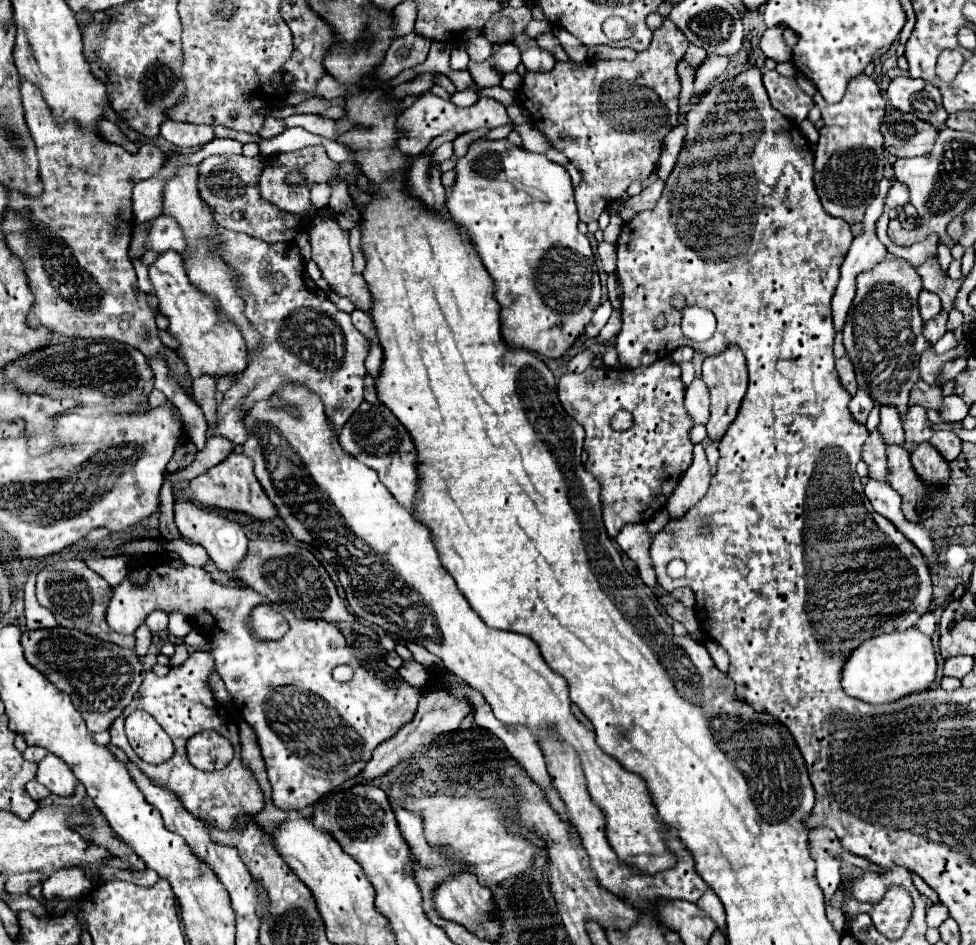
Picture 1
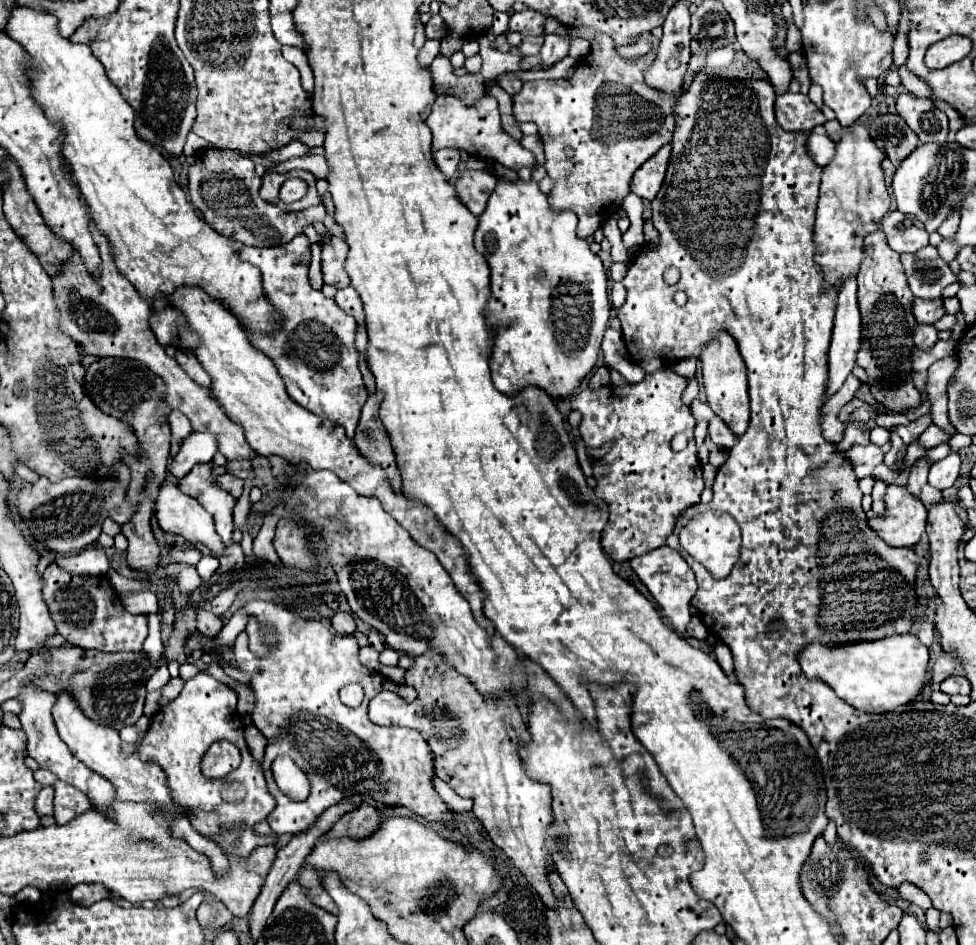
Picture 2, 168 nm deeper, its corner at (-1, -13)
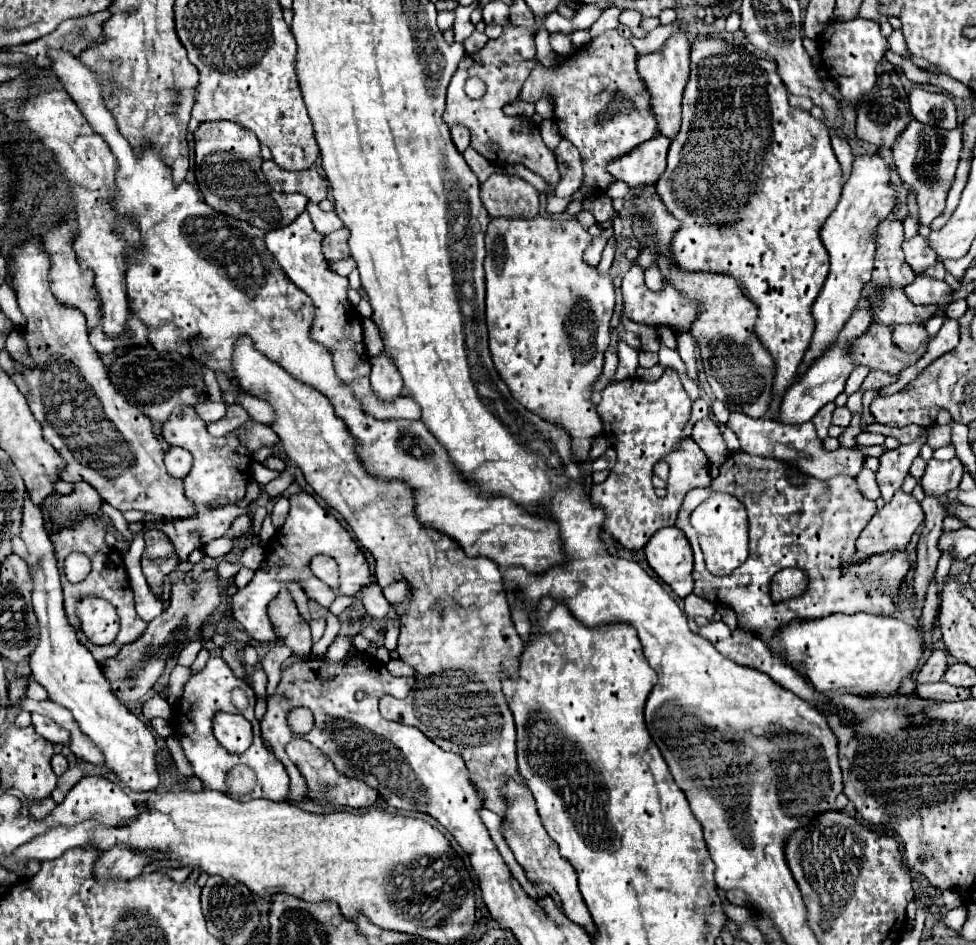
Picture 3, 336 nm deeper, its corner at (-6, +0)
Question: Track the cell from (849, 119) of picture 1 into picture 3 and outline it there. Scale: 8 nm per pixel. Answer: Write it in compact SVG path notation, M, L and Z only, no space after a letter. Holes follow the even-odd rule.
M865 154L855 156L853 172L847 184L843 186L841 200L833 214L827 218L821 240L831 256L831 270L825 280L823 290L819 292L813 304L813 320L815 320L815 336L803 364L799 366L799 376L803 376L817 358L821 358L827 348L837 340L841 328L851 318L865 284L871 280L873 272L873 252L875 252L875 238L873 232L879 220L885 220L895 206L895 188L889 184L889 166L879 154Z

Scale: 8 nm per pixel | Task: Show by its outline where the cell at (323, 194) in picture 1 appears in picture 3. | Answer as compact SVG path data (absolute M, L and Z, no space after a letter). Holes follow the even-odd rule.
M203 122L195 136L195 176L205 202L233 218L247 220L265 232L291 224L307 206L303 194L275 192L261 170L263 158L259 140L251 130L235 122Z

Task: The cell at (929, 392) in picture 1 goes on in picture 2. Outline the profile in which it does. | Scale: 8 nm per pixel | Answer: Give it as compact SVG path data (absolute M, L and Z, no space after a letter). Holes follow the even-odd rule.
M912 381L902 385L902 389L894 389L894 393L874 393L872 395L884 403L884 407L894 409L896 413L908 413L908 409L916 409L922 401L920 391L914 387Z

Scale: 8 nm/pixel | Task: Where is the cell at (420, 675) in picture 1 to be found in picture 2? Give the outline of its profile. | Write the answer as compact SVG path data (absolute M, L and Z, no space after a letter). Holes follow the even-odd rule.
M380 667L380 673L384 675L384 677L388 677L390 681L394 681L394 683L404 683L404 677L406 677L406 671L402 669L402 667Z

